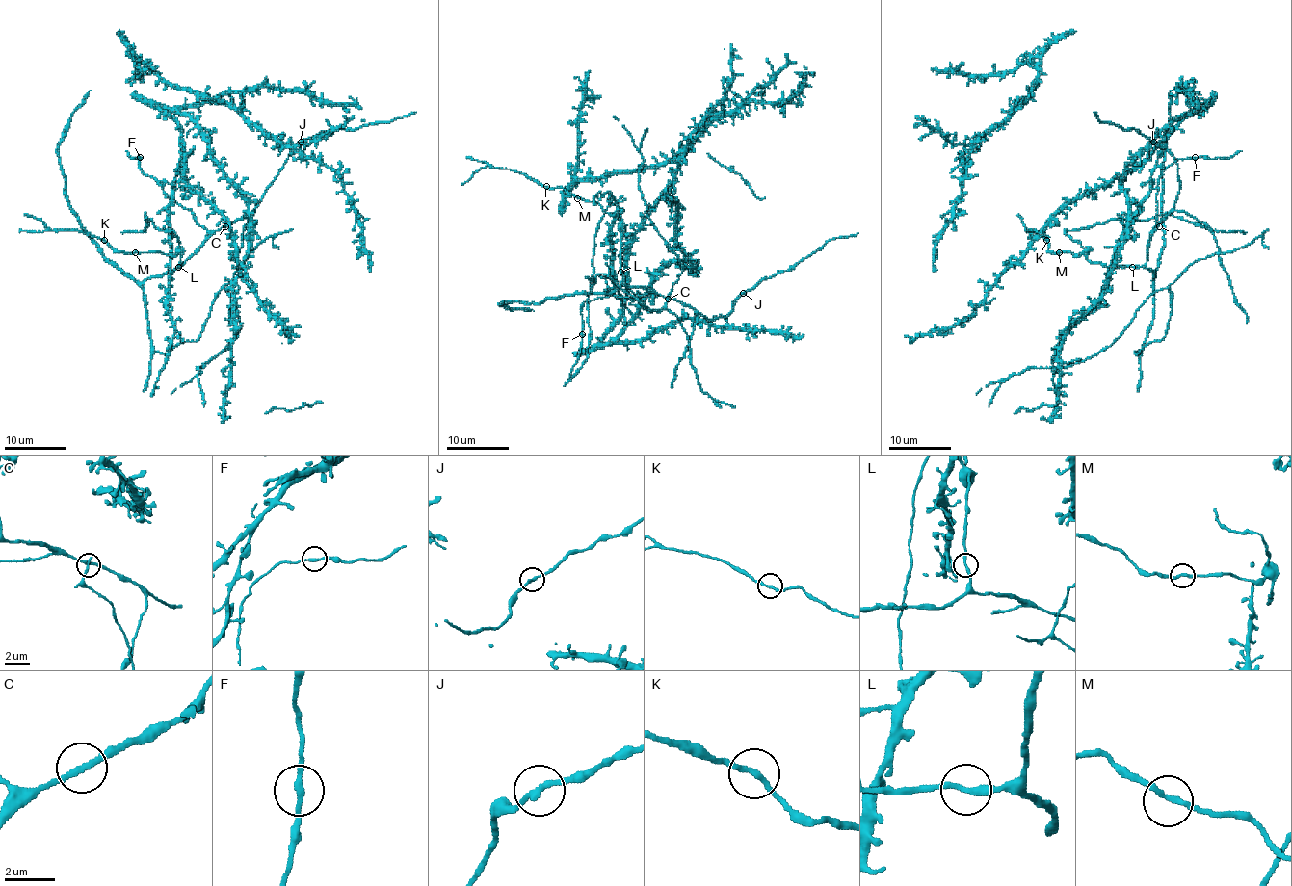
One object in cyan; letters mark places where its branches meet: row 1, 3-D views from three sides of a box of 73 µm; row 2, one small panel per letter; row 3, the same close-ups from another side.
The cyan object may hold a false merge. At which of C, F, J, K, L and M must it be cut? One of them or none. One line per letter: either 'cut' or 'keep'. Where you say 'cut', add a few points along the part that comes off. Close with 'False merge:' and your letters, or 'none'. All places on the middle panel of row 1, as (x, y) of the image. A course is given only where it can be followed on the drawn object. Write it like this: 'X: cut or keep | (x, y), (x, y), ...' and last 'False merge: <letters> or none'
C: keep
F: keep
J: keep
K: keep
L: keep
M: keep
False merge: none

